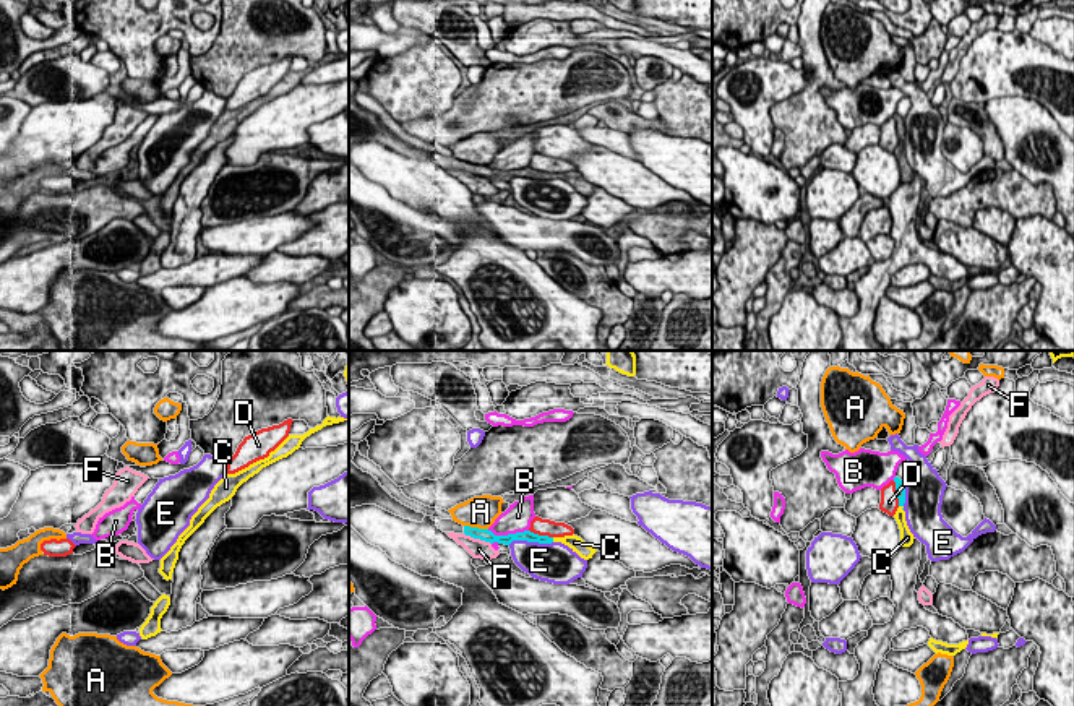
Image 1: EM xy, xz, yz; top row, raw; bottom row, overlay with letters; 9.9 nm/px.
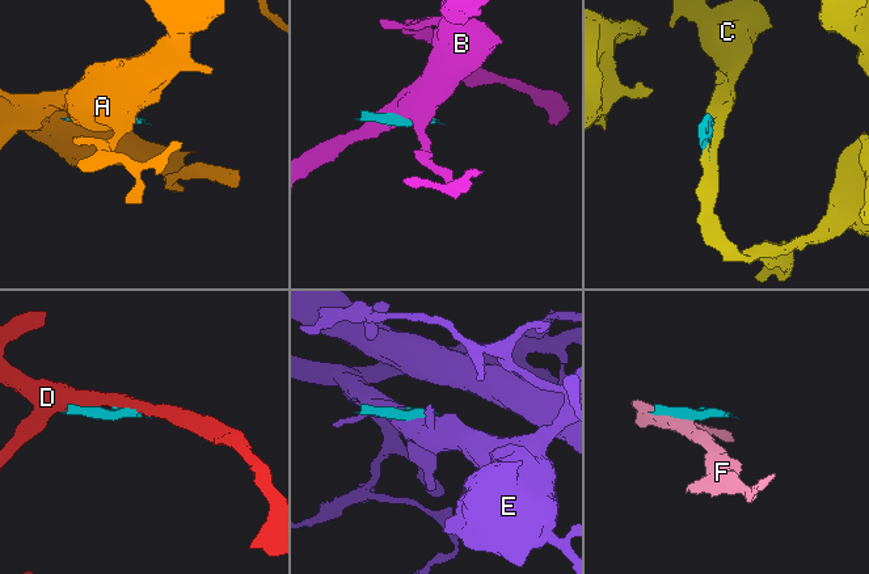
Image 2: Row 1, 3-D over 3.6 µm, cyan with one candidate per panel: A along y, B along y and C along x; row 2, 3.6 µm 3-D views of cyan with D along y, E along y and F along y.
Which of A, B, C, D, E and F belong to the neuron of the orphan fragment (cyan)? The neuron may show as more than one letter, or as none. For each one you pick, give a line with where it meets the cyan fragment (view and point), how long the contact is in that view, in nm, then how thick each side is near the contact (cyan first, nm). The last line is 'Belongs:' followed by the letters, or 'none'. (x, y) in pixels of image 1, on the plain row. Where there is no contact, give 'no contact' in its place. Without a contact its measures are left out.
C: yz (902, 145) | 70 nm | 100/100 nm
Belongs: C

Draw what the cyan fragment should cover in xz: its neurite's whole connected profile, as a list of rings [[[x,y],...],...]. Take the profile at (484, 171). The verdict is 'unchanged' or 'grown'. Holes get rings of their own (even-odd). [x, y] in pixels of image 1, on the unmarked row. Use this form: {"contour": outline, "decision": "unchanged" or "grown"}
{"contour": [[[436,154],[436,162],[443,169],[466,170],[466,172],[470,172],[474,175],[480,175],[490,180],[498,179],[498,180],[509,182],[513,177],[527,177],[527,179],[539,179],[539,180],[561,179],[584,196],[592,195],[592,192],[597,188],[595,185],[587,182],[581,174],[574,170],[565,172],[565,174],[548,174],[548,172],[534,170],[531,167],[524,167],[524,169],[516,169],[516,170],[508,170],[508,172],[495,172],[488,166],[462,162],[453,156],[441,156],[441,154]]], "decision": "grown"}

